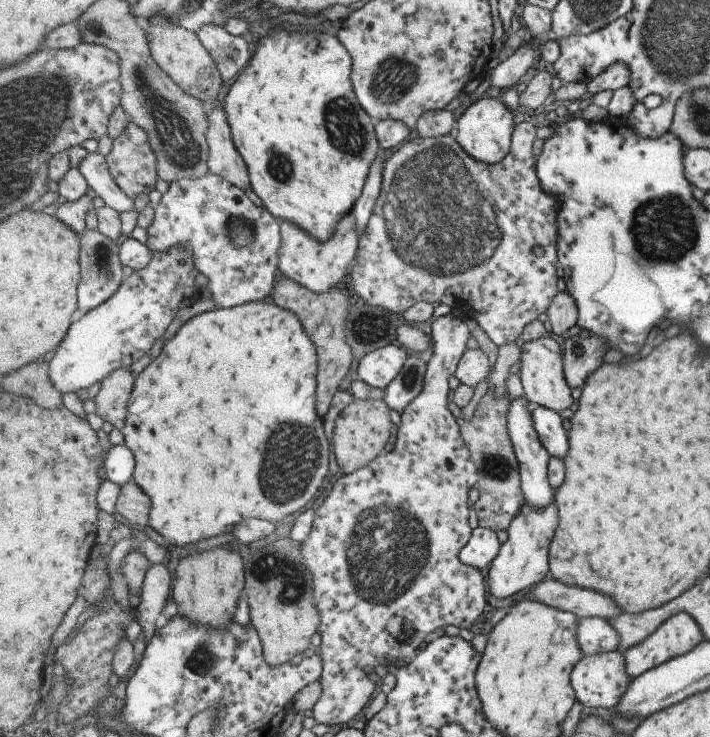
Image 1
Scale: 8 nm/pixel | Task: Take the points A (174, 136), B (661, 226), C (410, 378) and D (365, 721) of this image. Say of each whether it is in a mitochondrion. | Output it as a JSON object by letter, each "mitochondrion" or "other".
{"A":"mitochondrion","B":"mitochondrion","C":"mitochondrion","D":"other"}

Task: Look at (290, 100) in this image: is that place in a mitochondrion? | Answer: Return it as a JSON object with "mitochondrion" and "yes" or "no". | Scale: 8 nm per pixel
{"mitochondrion":"no"}

